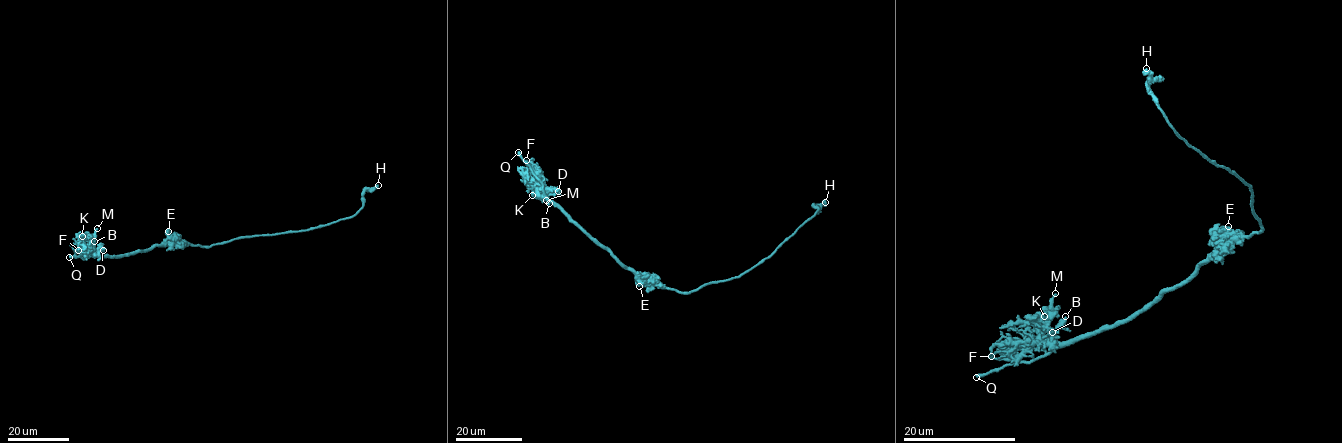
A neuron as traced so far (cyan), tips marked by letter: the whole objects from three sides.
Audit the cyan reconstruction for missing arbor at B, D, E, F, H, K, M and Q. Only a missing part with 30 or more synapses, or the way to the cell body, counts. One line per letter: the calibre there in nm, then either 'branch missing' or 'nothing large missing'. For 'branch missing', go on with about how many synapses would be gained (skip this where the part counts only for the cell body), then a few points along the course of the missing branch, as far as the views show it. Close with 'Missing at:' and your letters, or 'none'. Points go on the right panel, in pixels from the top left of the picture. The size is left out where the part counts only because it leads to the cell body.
B: calibre 340 nm; nothing large missing
D: calibre 200 nm; nothing large missing
E: calibre 360 nm; nothing large missing
F: calibre 280 nm; nothing large missing
H: calibre 320 nm; nothing large missing
K: calibre 320 nm; nothing large missing
M: calibre 200 nm; nothing large missing
Q: calibre 440 nm; branch missing
Missing at: Q

